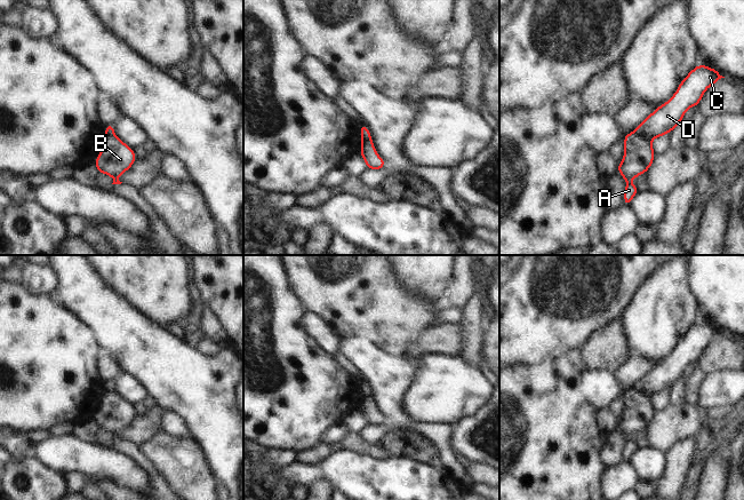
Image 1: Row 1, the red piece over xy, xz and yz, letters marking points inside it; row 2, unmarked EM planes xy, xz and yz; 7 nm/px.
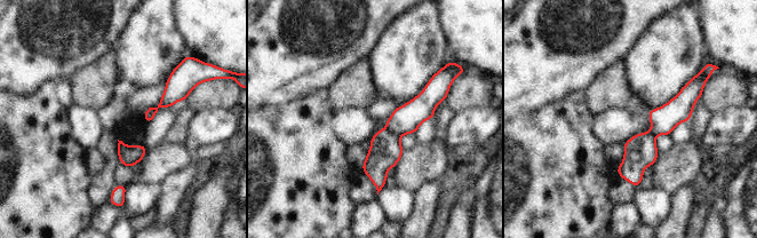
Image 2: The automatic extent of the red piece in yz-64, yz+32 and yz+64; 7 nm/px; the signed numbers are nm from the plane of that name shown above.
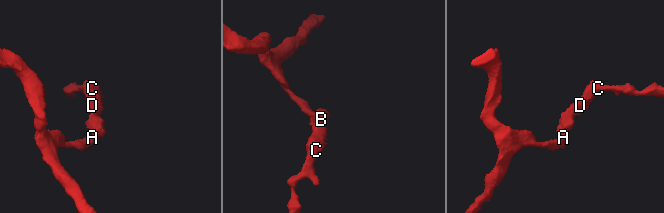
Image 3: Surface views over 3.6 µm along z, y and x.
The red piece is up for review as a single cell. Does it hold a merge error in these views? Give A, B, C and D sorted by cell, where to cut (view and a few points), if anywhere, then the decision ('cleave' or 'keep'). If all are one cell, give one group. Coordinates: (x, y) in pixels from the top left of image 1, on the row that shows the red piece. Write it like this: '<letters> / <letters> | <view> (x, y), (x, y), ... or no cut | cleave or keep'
A B / C D | yz (634, 132), (650, 141) | cleave

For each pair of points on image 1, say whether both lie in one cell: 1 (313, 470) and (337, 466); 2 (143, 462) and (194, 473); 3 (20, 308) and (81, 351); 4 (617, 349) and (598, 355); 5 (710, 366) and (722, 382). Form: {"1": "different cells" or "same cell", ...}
{"1": "same cell", "2": "different cells", "3": "same cell", "4": "same cell", "5": "different cells"}

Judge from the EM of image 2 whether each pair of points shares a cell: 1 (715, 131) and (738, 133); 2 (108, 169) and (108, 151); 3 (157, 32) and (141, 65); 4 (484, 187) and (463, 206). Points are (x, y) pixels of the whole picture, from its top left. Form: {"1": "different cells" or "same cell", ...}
{"1": "same cell", "2": "same cell", "3": "same cell", "4": "different cells"}

